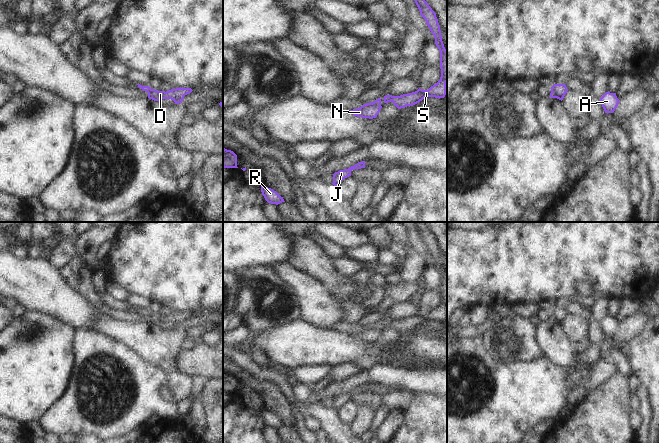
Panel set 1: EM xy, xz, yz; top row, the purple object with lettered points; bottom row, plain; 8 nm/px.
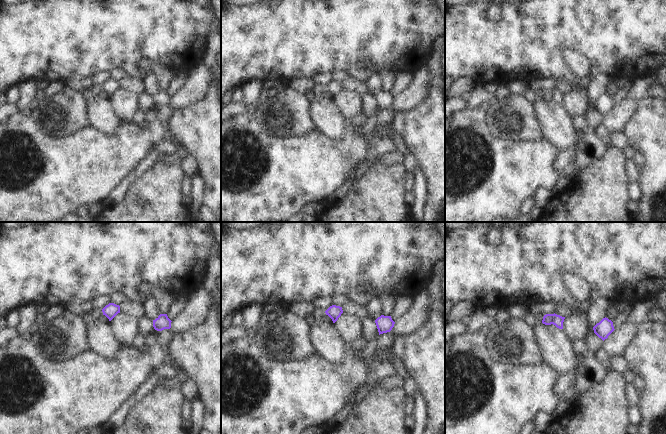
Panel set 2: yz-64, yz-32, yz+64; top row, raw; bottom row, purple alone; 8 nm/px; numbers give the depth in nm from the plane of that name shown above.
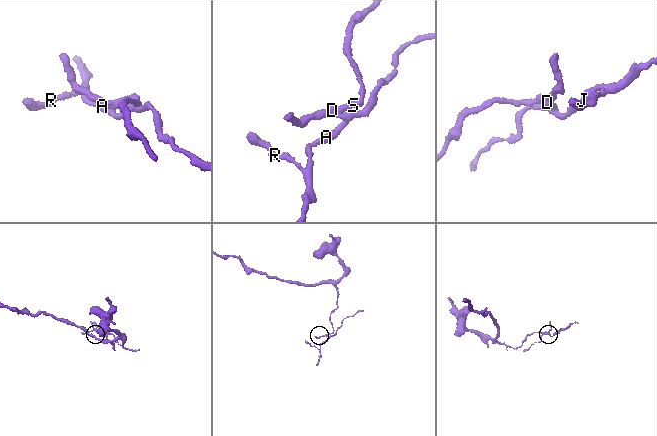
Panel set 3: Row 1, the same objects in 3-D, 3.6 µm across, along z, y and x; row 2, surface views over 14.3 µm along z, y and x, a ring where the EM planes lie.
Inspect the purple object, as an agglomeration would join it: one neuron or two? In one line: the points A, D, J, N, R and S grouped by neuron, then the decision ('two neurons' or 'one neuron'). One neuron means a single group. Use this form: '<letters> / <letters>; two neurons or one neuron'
A J N R / D S; two neurons

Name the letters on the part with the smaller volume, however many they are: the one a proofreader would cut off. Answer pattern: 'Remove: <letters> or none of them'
Remove: A, J, N, R

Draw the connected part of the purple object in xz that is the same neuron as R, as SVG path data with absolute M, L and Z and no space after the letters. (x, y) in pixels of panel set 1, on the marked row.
M262 184L262 186L261 186L261 192L262 192L262 195L264 196L265 200L268 203L278 205L278 204L280 204L282 202L285 202L283 197L281 197L273 189L266 187L264 184Z

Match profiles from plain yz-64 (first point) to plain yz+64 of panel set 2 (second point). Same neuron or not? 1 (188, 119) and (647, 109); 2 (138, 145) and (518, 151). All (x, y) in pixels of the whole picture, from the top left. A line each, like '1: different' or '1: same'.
1: same
2: same

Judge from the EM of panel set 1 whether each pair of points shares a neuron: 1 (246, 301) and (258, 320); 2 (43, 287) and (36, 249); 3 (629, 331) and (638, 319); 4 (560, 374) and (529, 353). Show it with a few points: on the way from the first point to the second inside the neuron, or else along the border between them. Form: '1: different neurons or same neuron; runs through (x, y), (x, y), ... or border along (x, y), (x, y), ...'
1: same neuron; runs through (251, 306), (255, 315)
2: different neurons; border along (28, 256), (47, 259)
3: same neuron; runs through (631, 328), (637, 322)
4: different neurons; border along (543, 355), (535, 360), (516, 363)

